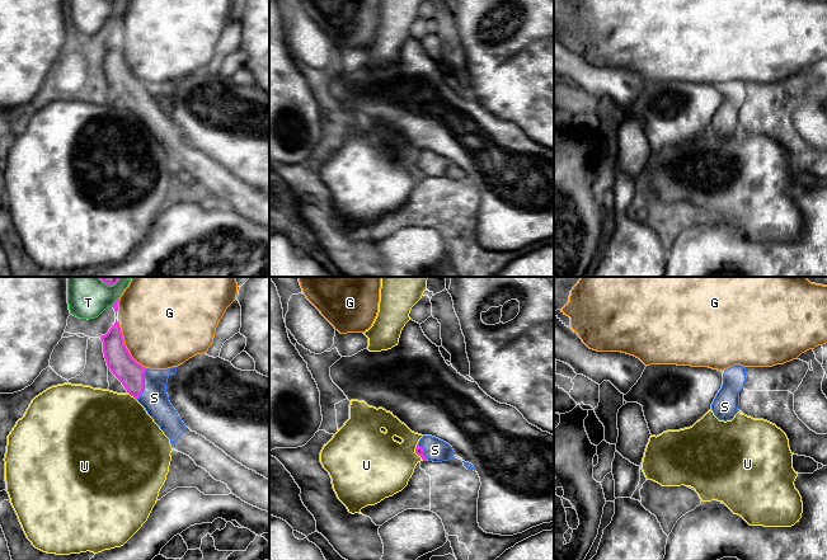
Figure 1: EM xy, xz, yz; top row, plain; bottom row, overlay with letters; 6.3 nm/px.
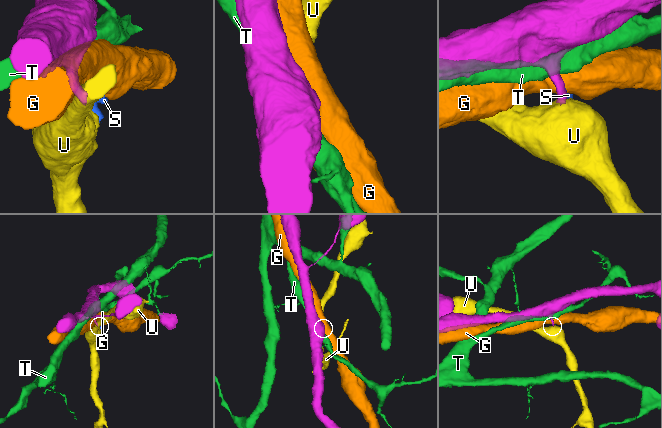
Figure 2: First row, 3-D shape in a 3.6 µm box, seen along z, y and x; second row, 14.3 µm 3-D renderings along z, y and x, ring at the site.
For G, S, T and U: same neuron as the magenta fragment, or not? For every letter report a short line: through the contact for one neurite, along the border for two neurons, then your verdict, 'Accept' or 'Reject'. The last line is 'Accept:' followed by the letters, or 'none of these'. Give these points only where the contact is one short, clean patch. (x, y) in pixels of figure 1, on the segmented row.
G: Reject
S: Line: xy (118, 360), (142, 384), (154, 398). Accept
T: Reject
U: Reject
Accept: S

